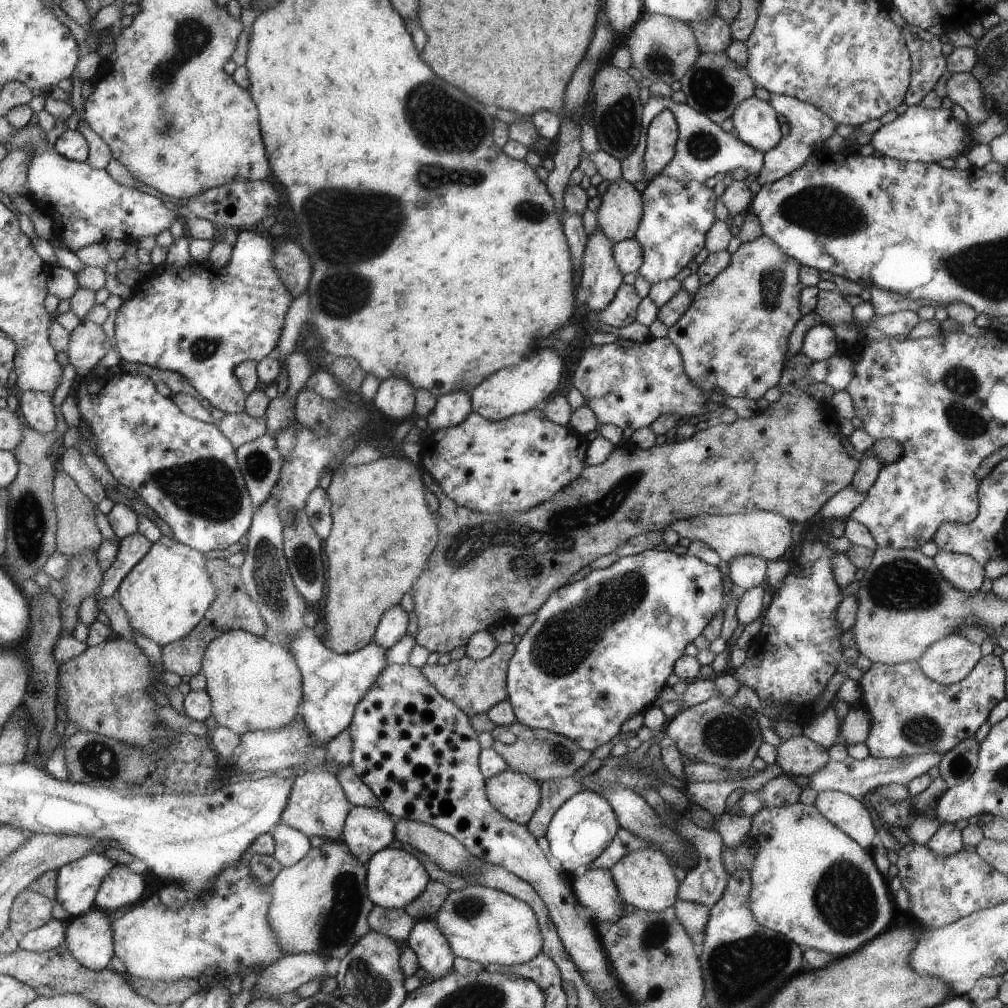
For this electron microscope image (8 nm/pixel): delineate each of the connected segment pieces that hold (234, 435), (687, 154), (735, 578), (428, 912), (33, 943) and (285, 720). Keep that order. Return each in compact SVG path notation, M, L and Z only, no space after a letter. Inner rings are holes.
M226 413L220 421L215 422L219 430L231 439L237 448L243 443L252 441L261 435L267 434L265 427L265 417L252 417L241 413Z
M649 96L647 102L642 106L640 120L640 135L634 151L626 158L620 160L622 173L620 178L631 184L642 185L650 180L644 180L644 154L646 149L647 129L653 117L662 110L670 110L675 117L677 125L677 136L674 144L674 153L671 160L660 170L659 175L672 178L675 181L697 181L703 183L707 178L729 173L733 169L744 168L748 174L757 176L761 173L765 154L761 151L747 146L747 143L739 140L735 134L724 132L717 123L711 122L707 115L687 106L687 103L675 103L670 98Z
M746 554L728 560L728 576L738 591L746 591L757 585L763 585L765 561L759 556Z
M431 879L423 892L418 897L415 897L409 905L405 905L404 909L414 922L419 919L433 917L450 892L442 883Z
M51 919L46 925L18 937L19 948L47 952L66 942L67 921Z
M233 629L221 634L208 647L203 657L202 672L208 678L207 692L212 698L212 715L219 724L240 736L247 731L278 729L287 726L299 713L302 698L302 675L289 652L283 647L250 632Z

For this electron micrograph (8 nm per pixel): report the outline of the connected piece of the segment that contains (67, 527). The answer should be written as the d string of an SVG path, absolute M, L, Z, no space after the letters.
M63 470L56 475L54 496L58 512L58 551L70 557L89 550L98 554L105 539L97 527L96 504L81 490L78 482Z

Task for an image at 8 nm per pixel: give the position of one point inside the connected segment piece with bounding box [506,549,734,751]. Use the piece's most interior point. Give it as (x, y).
(599, 649)

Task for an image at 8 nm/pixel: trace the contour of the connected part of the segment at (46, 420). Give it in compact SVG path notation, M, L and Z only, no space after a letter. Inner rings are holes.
M41 391L24 392L19 401L18 411L24 421L41 434L50 433L59 424L52 396Z

